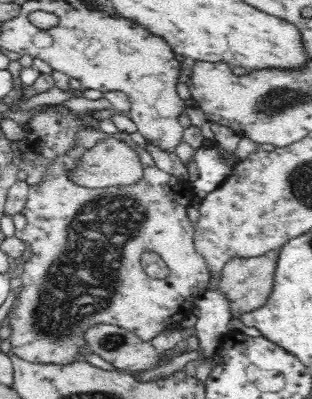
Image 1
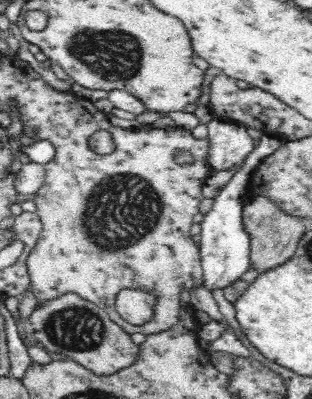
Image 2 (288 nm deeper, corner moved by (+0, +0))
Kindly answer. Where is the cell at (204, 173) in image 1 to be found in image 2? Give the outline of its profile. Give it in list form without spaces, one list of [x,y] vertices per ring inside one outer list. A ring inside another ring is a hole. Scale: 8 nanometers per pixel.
[[[212,120],[206,124],[208,128],[208,148],[206,148],[206,164],[210,172],[230,170],[232,166],[240,166],[244,156],[254,150],[254,140],[248,136],[248,128],[238,126],[234,122]]]

